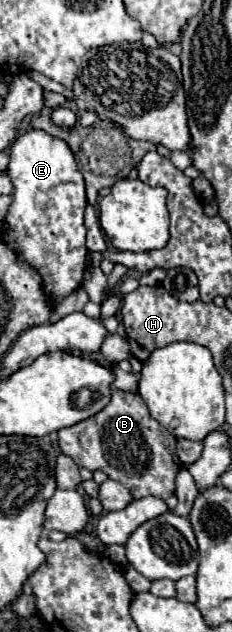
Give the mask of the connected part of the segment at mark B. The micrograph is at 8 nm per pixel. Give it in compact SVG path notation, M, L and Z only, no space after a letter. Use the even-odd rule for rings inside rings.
M113 390L111 402L95 416L59 430L59 448L71 456L79 468L101 470L111 480L129 488L135 498L157 496L167 500L175 494L175 476L181 468L177 460L177 440L149 416L147 404L135 392Z

